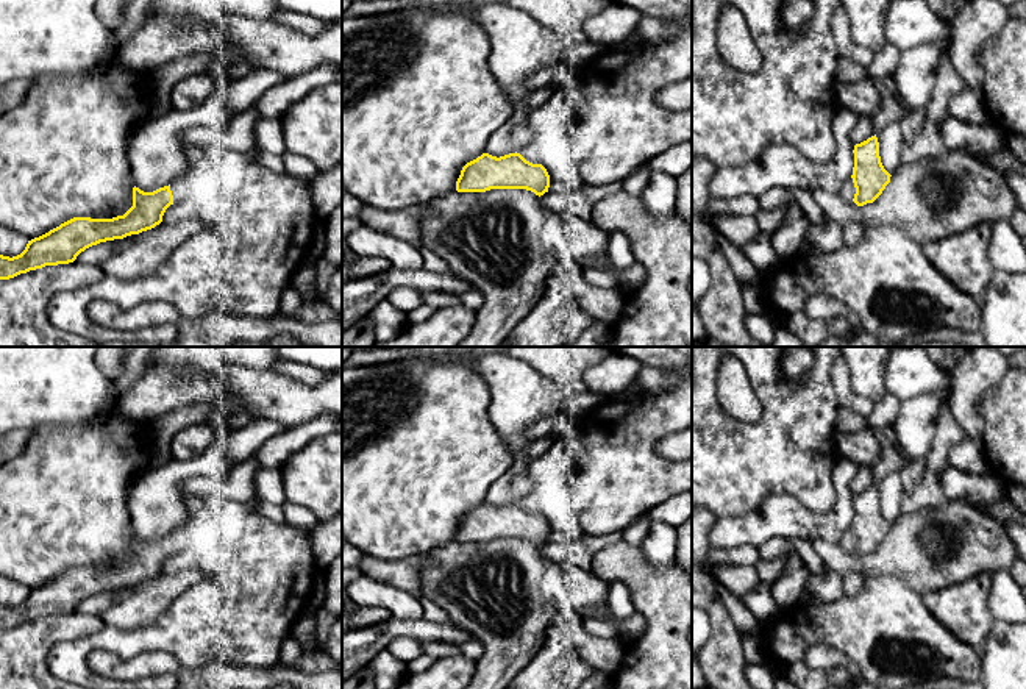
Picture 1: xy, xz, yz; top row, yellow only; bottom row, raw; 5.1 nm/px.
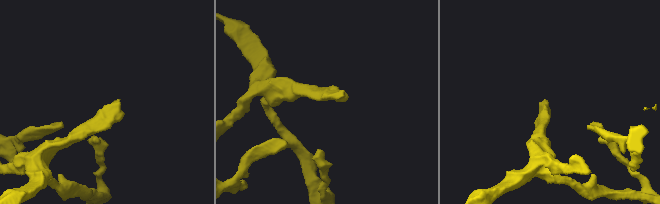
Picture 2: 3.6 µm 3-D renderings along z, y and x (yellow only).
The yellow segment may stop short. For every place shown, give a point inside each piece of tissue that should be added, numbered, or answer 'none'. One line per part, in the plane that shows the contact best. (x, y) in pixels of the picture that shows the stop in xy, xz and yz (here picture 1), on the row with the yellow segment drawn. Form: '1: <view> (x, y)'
1: yz (847, 191)

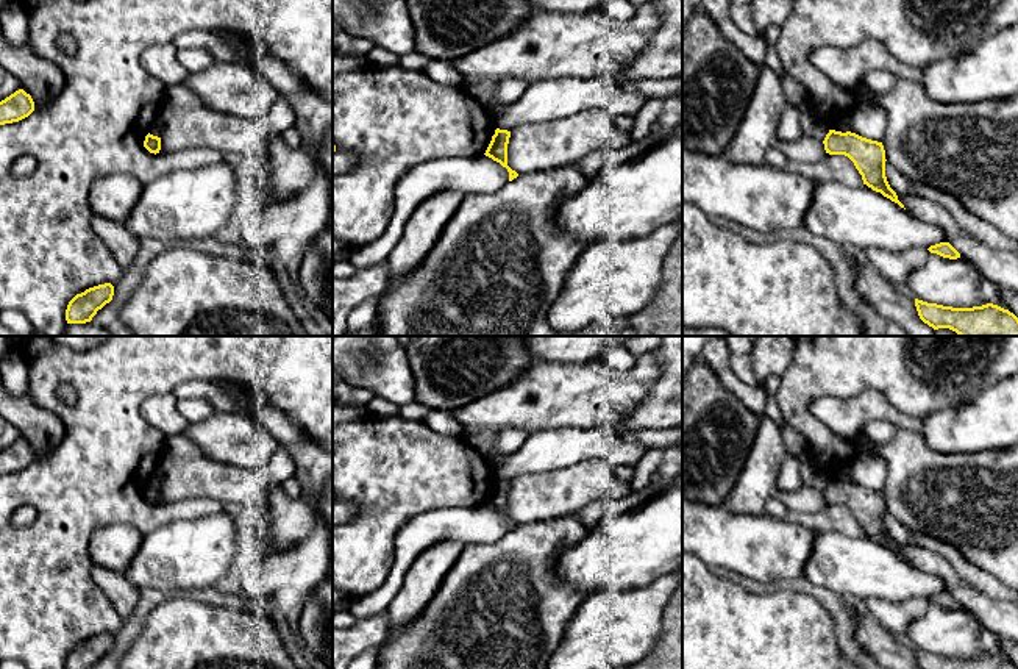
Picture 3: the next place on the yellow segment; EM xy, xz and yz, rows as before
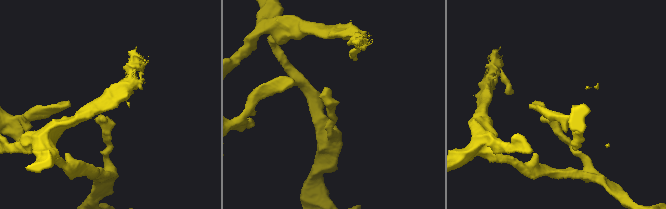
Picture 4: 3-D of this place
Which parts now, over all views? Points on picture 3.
none

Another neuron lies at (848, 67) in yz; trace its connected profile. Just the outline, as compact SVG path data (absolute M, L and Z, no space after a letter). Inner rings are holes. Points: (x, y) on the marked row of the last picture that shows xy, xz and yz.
M874 39L849 48L820 47L812 53L812 64L831 81L851 89L862 84L863 78L874 70L890 72L898 80L924 81L923 67L904 64Z

